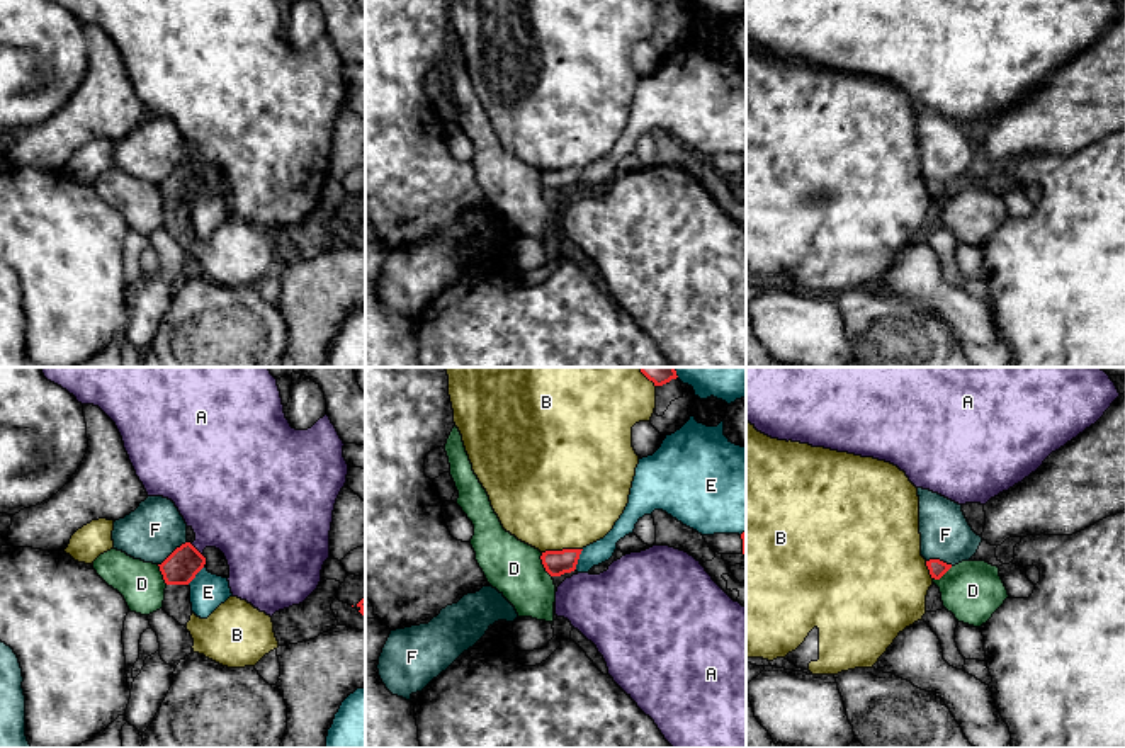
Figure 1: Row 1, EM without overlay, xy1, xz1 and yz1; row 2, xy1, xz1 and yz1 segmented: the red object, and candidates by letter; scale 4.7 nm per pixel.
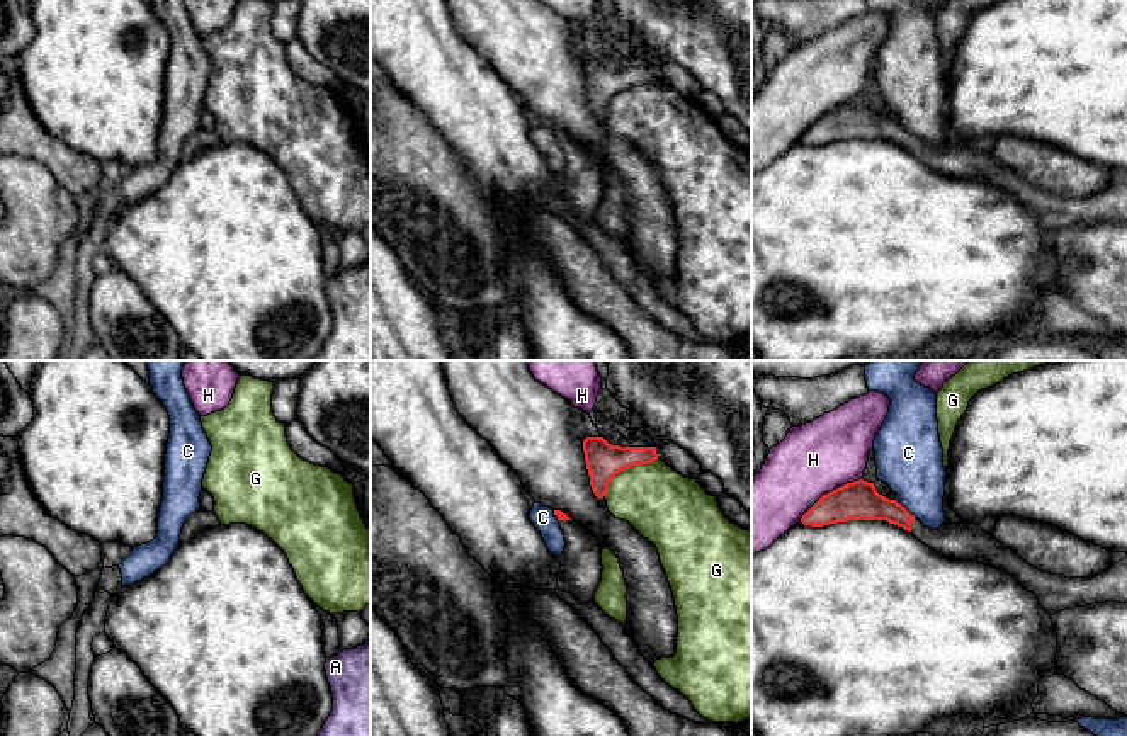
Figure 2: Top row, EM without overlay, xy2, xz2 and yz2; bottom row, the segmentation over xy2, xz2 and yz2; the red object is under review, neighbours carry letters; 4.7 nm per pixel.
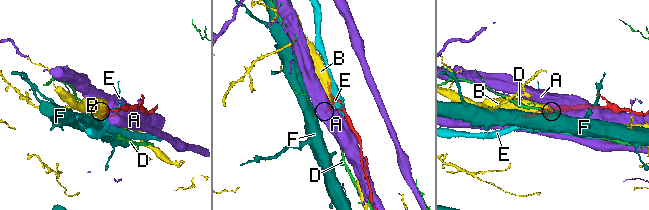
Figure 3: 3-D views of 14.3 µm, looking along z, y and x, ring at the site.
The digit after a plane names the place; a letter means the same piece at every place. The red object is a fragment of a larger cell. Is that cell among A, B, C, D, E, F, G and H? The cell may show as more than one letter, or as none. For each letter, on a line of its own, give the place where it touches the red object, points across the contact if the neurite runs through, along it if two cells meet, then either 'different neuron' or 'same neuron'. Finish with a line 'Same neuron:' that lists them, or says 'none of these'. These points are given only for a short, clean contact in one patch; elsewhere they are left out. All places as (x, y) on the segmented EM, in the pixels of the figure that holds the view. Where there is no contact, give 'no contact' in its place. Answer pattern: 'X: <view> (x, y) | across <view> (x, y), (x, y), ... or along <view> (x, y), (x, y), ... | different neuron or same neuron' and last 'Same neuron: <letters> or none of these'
A: xy1 (197, 551) | different neuron
B: xz1 (563, 549) | different neuron
C: yz2 (903, 507) | along yz2 (894, 500), (915, 517) | different neuron
D: xz1 (542, 563) | along xz1 (541, 553), (541, 563), (551, 577) | different neuron
E: xz1 (578, 558) | different neuron
F: xy1 (174, 551) | along xy1 (187, 541), (158, 565) | different neuron
G: xz2 (626, 468) | along xz2 (656, 458), (621, 469), (611, 480), (604, 495) | different neuron
H: yz2 (830, 492) | different neuron
Same neuron: none of these

